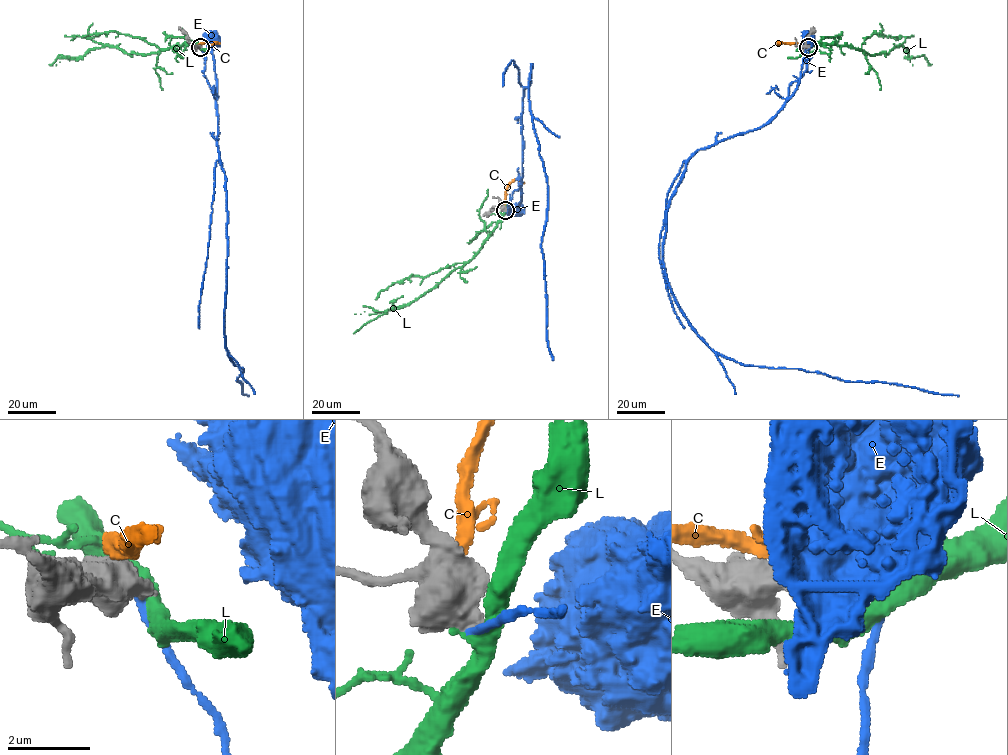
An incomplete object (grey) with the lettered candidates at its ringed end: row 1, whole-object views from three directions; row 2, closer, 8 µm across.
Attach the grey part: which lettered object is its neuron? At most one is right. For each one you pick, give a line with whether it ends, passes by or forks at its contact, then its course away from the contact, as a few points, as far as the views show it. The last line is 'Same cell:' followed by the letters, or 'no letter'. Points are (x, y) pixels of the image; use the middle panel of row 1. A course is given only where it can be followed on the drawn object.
Same cell: no letter

